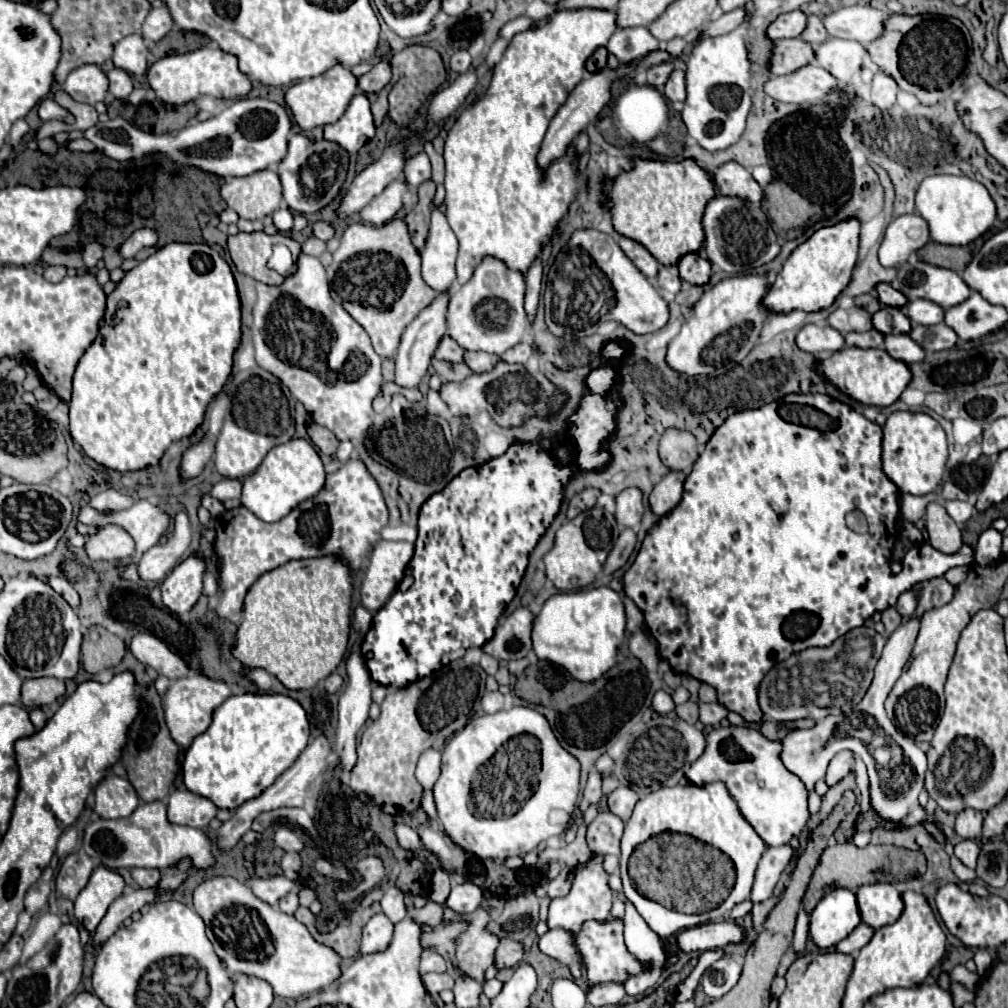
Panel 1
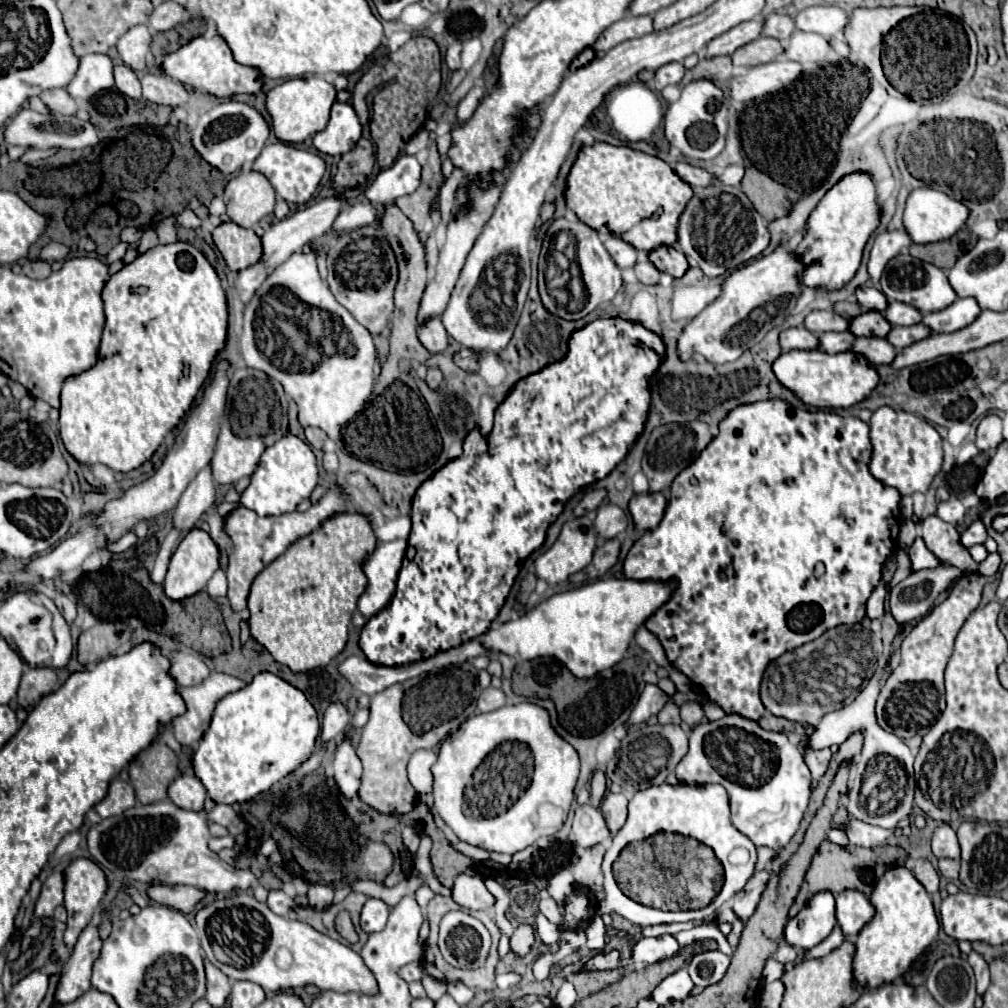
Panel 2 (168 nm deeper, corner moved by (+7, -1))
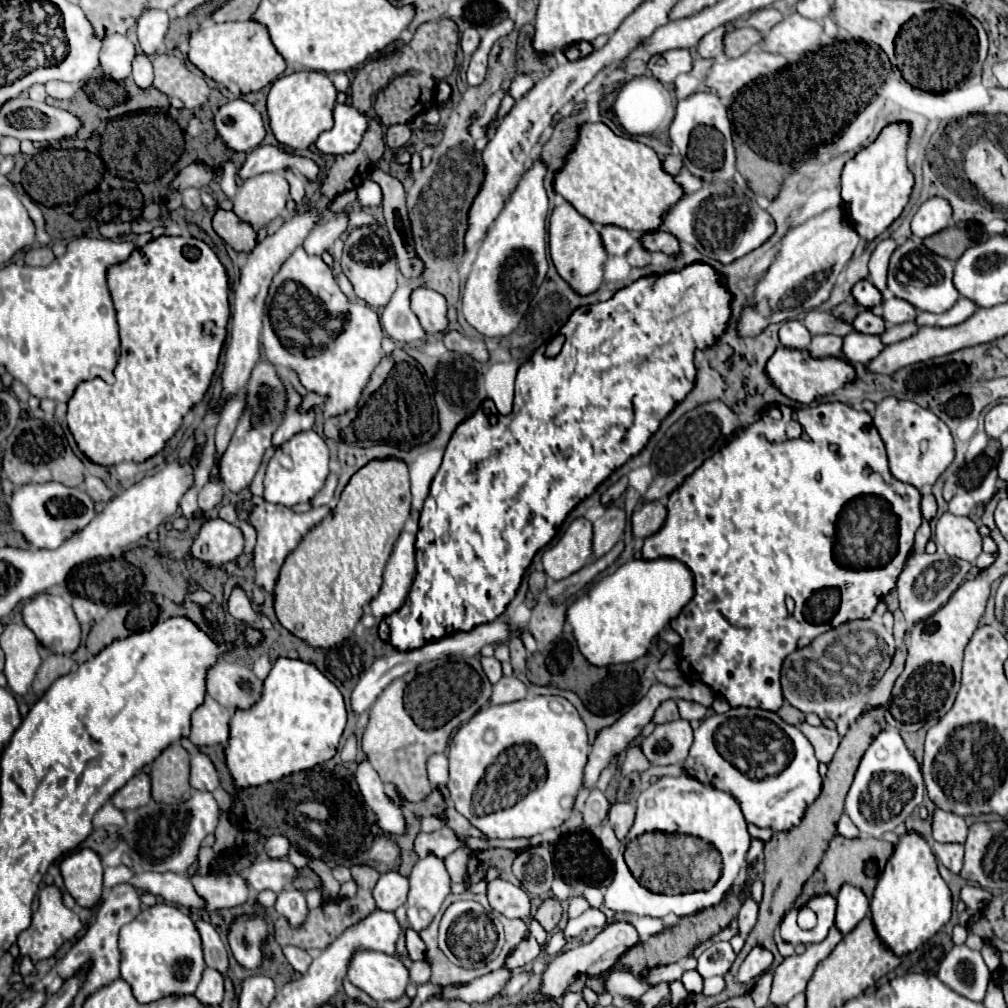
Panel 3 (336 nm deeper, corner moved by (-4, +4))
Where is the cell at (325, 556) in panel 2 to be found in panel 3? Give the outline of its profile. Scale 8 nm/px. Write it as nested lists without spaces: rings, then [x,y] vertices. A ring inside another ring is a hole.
[[[370,462],[368,466],[364,466],[364,470],[358,470],[344,488],[338,506],[302,538],[300,546],[290,552],[290,556],[282,564],[274,588],[274,612],[278,622],[290,634],[304,640],[312,648],[332,648],[350,638],[358,620],[362,618],[362,602],[370,602],[382,586],[386,560],[394,548],[398,534],[402,532],[408,512],[410,480],[404,462]]]

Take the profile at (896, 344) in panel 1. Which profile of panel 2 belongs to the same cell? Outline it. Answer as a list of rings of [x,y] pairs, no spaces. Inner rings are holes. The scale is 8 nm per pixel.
[[[857,337],[857,343],[853,343],[849,351],[865,355],[871,365],[889,365],[897,355],[897,349],[887,339],[879,337]]]

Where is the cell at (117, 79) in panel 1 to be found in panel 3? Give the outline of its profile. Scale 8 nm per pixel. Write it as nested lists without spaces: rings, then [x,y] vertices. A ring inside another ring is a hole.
[[[142,52],[136,54],[134,62],[132,62],[132,78],[136,82],[138,88],[150,88],[154,74],[152,74],[152,62],[148,56],[144,56]]]

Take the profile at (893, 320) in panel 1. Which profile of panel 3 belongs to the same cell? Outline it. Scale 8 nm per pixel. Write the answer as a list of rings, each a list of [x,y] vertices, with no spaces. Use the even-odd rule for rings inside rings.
[[[862,310],[862,312],[856,316],[856,320],[852,322],[852,326],[854,326],[856,332],[876,334],[876,336],[884,334],[884,330],[886,330],[886,324],[884,324],[882,316],[876,316],[872,310]]]

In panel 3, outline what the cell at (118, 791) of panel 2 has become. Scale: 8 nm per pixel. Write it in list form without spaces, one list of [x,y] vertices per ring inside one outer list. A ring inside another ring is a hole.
[[[140,772],[134,778],[130,778],[114,796],[112,796],[112,804],[126,812],[126,810],[134,810],[140,806],[146,806],[150,802],[150,778],[148,774]]]

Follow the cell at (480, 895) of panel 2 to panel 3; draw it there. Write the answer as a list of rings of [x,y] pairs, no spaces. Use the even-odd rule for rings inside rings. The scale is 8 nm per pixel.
[[[500,878],[490,880],[486,884],[488,902],[496,912],[500,912],[506,918],[526,918],[530,914],[530,898],[522,888]]]

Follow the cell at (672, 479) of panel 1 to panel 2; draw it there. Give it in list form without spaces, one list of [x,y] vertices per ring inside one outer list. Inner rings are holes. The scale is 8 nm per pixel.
[[[653,493],[653,495],[635,495],[629,501],[629,513],[633,517],[635,529],[637,531],[649,531],[655,529],[665,513],[667,499],[663,493]]]

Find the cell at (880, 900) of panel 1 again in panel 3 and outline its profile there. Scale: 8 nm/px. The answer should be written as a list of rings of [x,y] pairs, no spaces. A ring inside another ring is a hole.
[[[844,884],[836,896],[838,908],[836,908],[836,926],[842,934],[848,934],[856,924],[868,914],[870,900],[866,894],[850,884]]]

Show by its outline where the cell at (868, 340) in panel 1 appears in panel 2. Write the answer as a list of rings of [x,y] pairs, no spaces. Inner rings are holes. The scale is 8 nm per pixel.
[[[849,331],[825,333],[825,335],[819,335],[817,349],[823,353],[843,353],[843,351],[849,351],[853,341],[855,341],[855,337]]]

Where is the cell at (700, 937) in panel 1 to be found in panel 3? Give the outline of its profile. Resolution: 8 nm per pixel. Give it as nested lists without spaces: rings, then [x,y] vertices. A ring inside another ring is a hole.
[[[614,922],[614,924],[608,924],[592,942],[588,944],[580,944],[578,948],[572,948],[568,952],[562,952],[560,956],[556,956],[546,972],[544,972],[544,980],[542,980],[542,990],[548,994],[548,998],[558,998],[562,996],[570,984],[574,984],[578,978],[582,976],[602,976],[606,974],[614,964],[616,960],[628,950],[628,948],[634,948],[642,944],[642,938],[638,936],[638,932],[634,930],[632,924],[628,922]]]

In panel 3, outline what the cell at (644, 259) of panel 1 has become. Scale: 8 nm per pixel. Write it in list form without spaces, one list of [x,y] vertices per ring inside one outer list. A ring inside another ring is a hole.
[[[602,226],[600,236],[602,236],[602,242],[604,242],[608,254],[612,254],[612,256],[626,256],[630,252],[632,244],[636,242],[628,230],[618,228],[618,226]]]

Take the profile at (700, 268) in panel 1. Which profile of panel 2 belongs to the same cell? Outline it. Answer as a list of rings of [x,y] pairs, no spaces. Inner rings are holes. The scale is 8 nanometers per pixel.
[[[665,245],[649,251],[649,261],[663,273],[669,273],[673,277],[681,277],[687,271],[687,259],[681,251]]]

